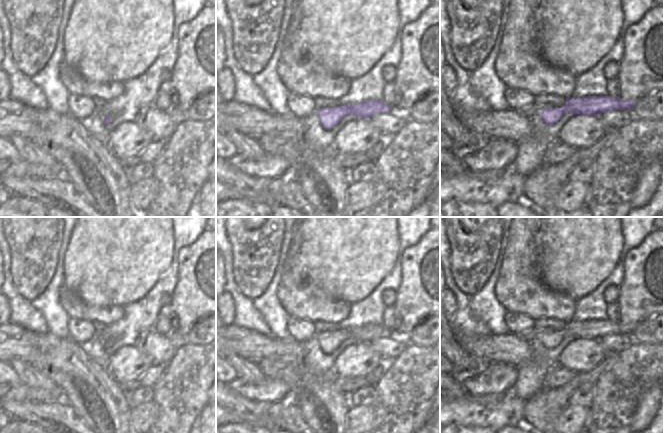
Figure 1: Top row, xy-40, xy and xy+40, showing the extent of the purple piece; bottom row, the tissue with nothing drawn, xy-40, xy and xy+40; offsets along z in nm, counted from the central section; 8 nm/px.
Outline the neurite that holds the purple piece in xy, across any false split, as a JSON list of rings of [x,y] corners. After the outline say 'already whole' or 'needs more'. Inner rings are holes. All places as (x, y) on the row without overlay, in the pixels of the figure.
[[[314,322],[314,336],[318,338],[321,349],[330,354],[347,339],[353,338],[356,342],[370,342],[381,336],[389,336],[392,332],[382,324],[367,324],[359,328],[339,330],[338,324],[331,322]]]; needs more

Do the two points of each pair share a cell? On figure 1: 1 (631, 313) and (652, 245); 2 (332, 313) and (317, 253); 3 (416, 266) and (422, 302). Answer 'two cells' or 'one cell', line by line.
1: one cell
2: two cells
3: one cell

